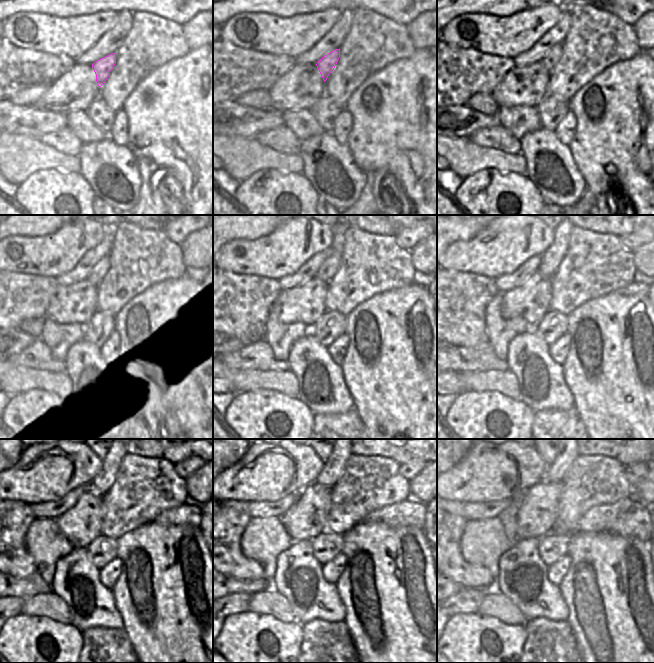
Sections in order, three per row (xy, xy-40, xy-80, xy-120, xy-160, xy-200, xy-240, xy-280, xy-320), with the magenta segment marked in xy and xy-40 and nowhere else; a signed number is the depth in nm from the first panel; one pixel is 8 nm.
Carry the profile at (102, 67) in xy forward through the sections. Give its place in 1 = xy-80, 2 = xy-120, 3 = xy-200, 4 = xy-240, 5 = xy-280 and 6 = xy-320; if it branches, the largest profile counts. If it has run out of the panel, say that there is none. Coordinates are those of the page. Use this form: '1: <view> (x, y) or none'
1: xy-80 (553, 56)
2: xy-120 (98, 273)
3: xy-200 (551, 258)
4: xy-240 (105, 478)
5: xy-280 (333, 467)
6: xy-320 (556, 471)

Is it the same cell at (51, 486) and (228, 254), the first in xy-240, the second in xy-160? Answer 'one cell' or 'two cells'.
one cell

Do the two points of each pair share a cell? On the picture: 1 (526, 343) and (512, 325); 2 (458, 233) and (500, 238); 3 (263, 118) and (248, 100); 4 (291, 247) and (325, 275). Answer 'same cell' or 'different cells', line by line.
1: different cells
2: different cells
3: different cells
4: different cells

